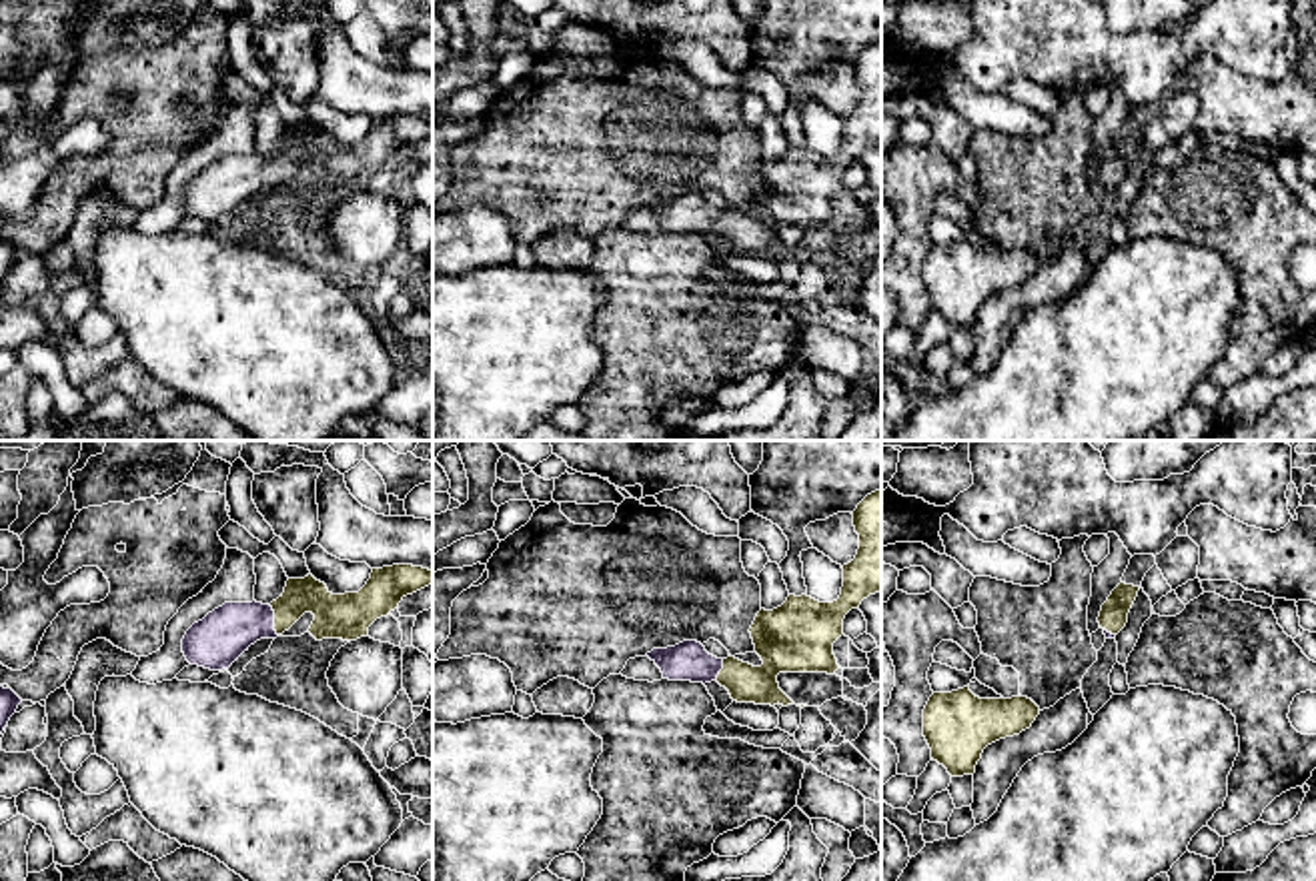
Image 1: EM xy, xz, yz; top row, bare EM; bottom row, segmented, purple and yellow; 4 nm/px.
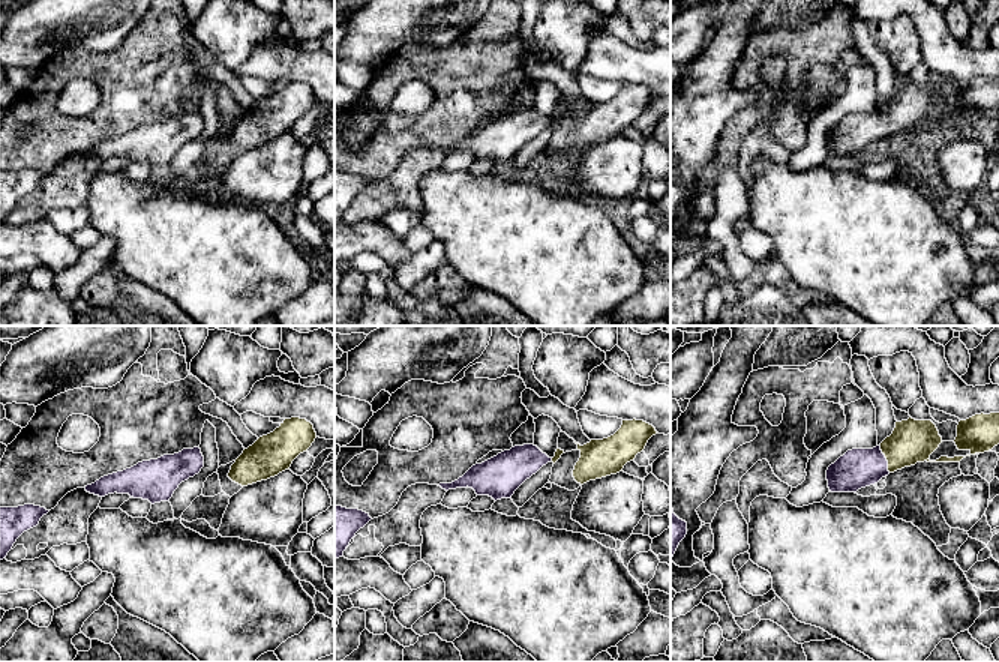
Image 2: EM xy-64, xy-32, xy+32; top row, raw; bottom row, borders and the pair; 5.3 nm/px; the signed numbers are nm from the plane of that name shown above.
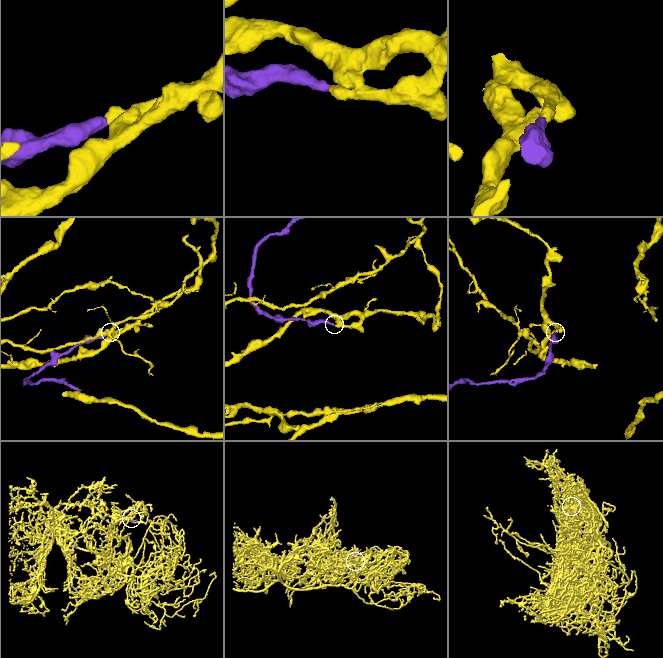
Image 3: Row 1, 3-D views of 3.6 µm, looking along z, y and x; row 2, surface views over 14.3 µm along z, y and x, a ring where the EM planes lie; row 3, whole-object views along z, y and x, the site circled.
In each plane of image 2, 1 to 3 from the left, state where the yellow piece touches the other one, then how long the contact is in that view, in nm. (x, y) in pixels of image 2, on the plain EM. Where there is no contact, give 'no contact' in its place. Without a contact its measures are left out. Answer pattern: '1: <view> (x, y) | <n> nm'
1: no contact
2: no contact
3: xy+32 (885, 123) | 160 nm

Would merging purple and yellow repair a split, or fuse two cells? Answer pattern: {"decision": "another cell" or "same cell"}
{"decision": "same cell"}

